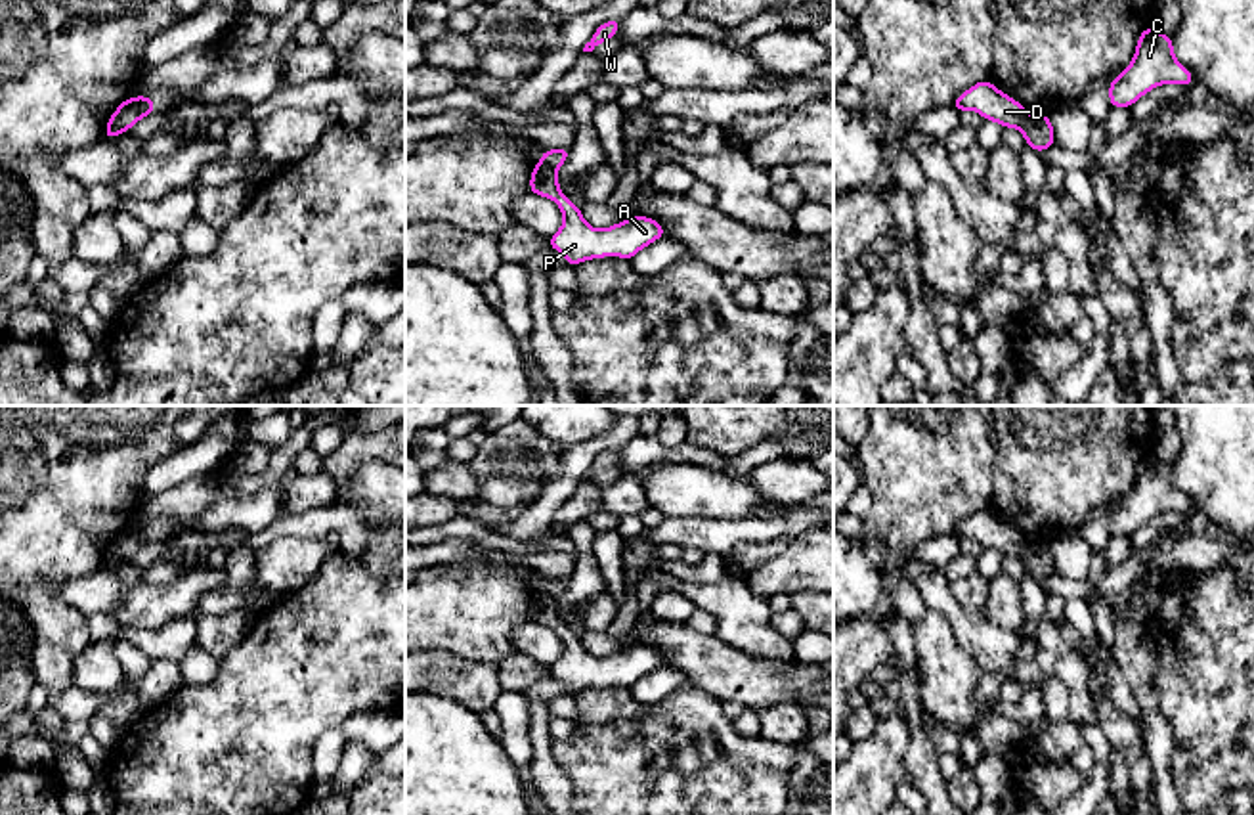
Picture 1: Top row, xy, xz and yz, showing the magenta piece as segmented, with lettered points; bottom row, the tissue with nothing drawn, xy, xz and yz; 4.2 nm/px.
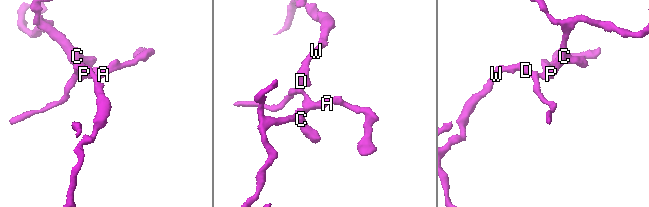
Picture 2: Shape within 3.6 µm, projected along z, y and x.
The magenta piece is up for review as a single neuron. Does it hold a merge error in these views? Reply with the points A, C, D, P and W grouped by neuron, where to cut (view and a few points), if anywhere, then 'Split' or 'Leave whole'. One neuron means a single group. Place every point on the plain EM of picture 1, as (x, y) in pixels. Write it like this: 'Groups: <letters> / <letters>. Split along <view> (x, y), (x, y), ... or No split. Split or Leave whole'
Groups: A C P / D W. Split along xz (540, 592), (555, 601). Split

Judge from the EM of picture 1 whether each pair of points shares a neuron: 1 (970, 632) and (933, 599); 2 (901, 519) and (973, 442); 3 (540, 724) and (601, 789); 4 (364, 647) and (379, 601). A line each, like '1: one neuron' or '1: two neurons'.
1: one neuron
2: one neuron
3: two neurons
4: one neuron

